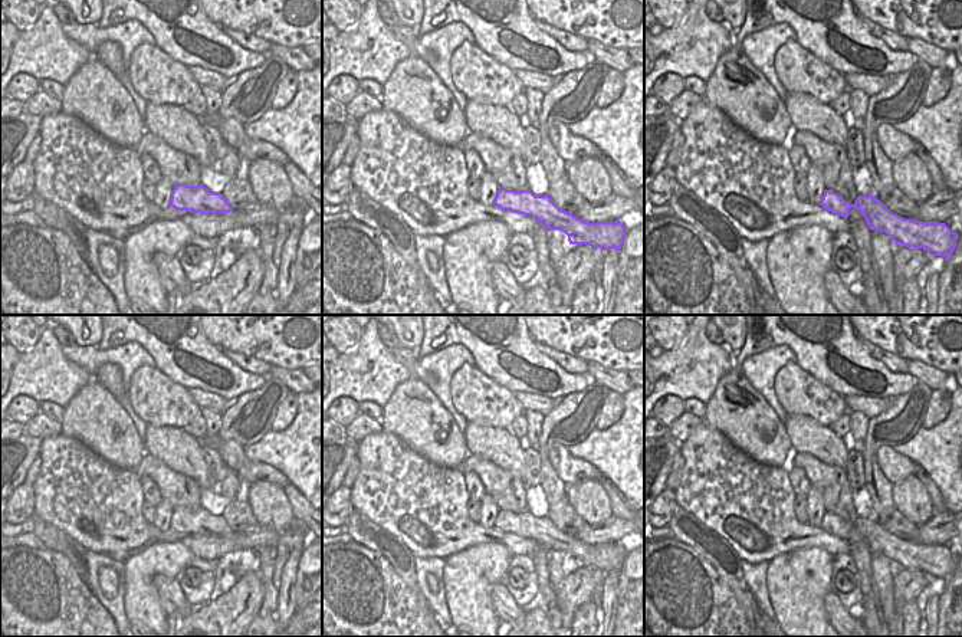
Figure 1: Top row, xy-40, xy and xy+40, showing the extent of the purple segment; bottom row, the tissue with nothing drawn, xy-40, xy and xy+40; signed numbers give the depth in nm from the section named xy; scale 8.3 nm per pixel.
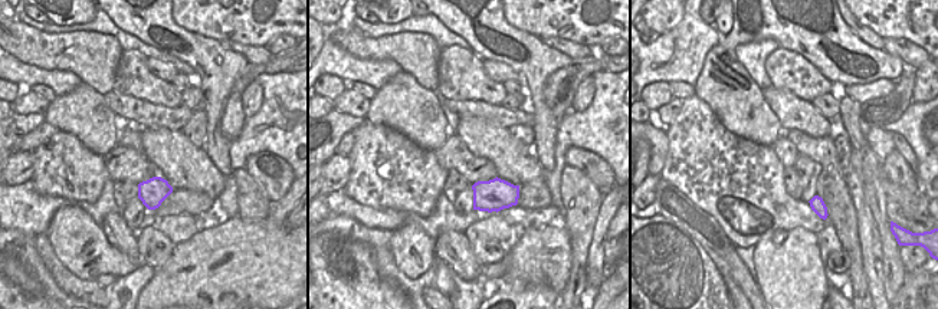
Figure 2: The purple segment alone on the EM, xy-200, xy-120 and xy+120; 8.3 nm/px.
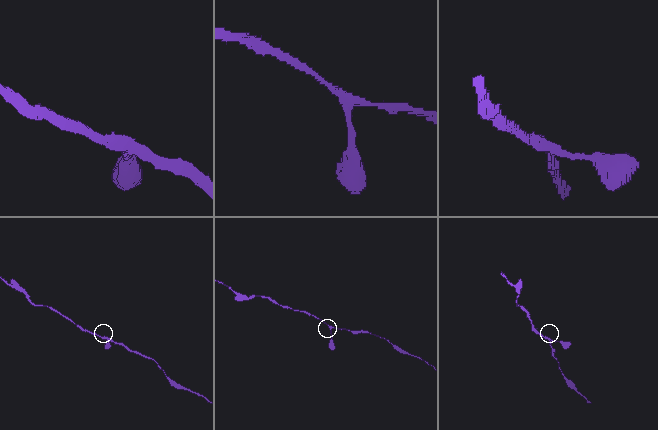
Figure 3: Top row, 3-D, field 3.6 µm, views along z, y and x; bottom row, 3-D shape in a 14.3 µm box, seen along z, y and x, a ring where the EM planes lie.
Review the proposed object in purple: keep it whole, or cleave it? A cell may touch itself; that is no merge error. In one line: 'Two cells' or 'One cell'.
One cell.

